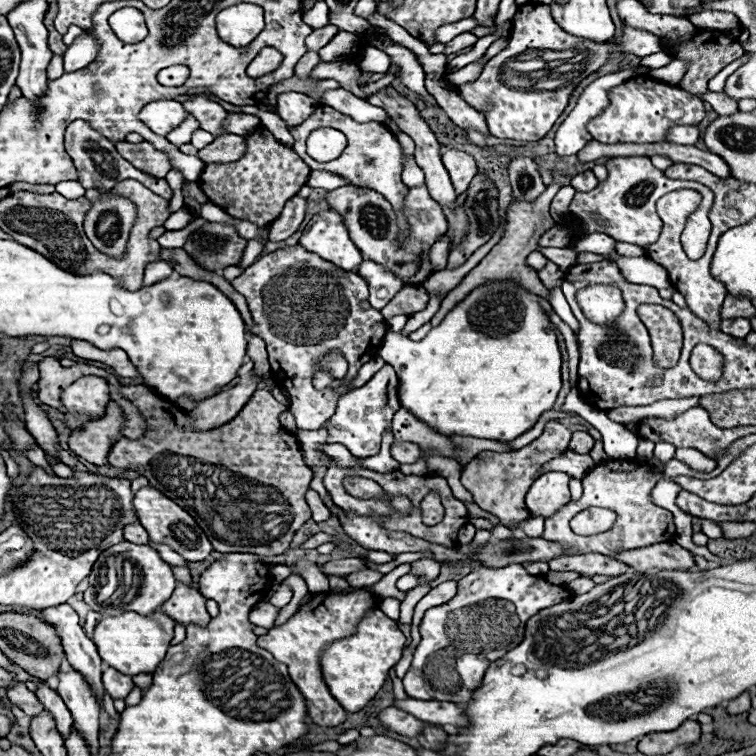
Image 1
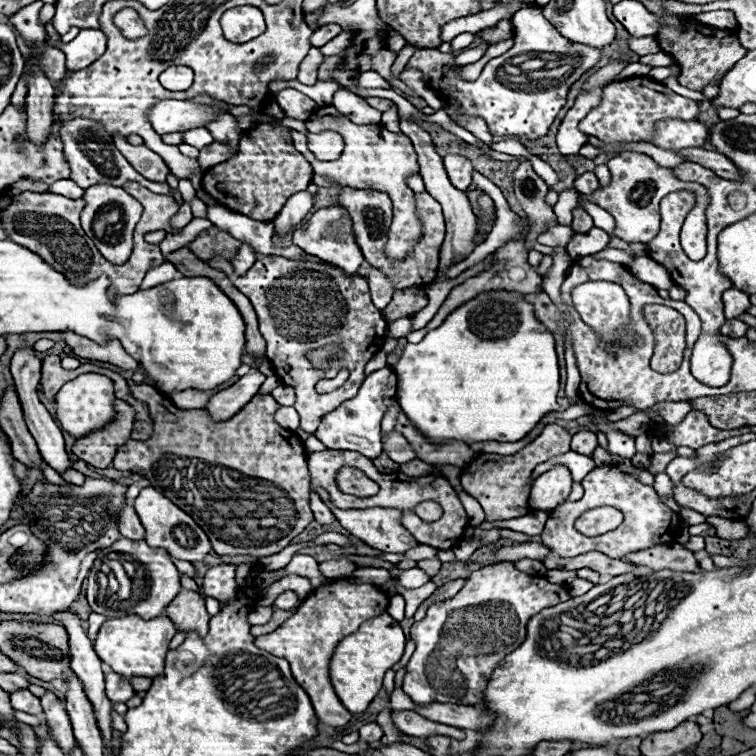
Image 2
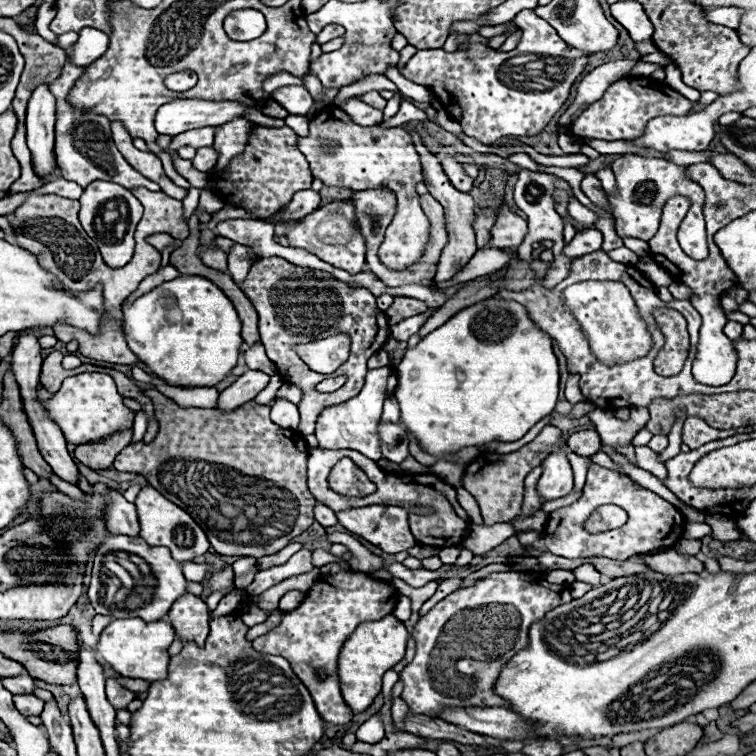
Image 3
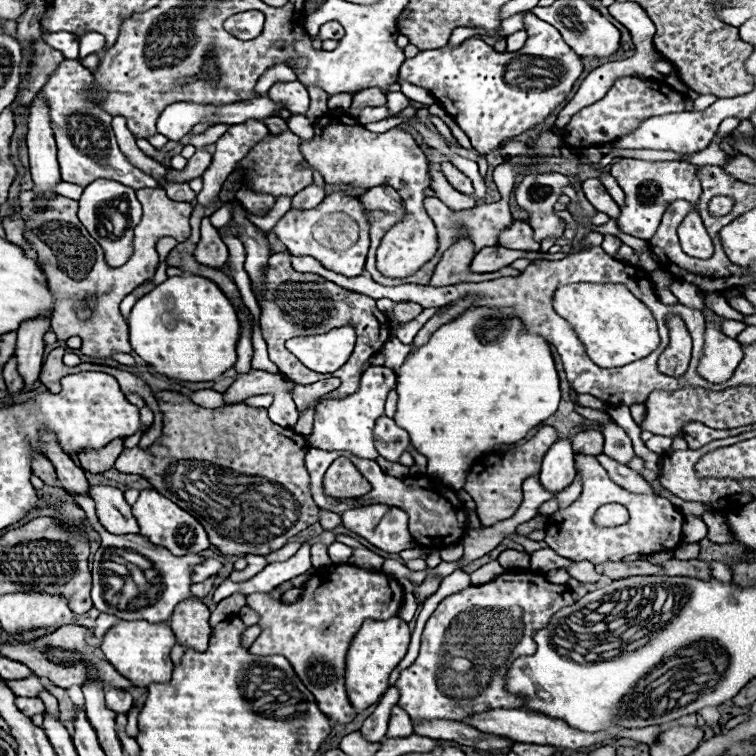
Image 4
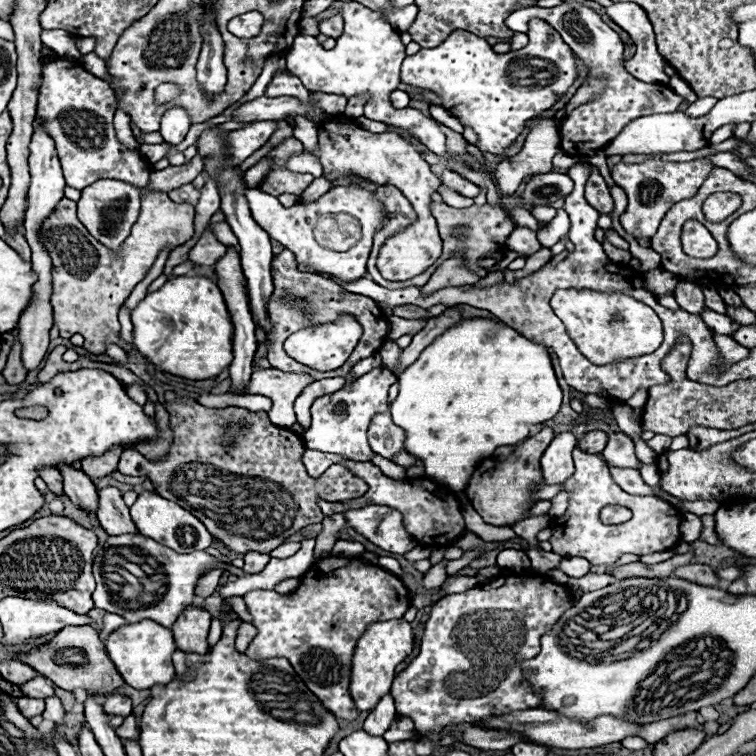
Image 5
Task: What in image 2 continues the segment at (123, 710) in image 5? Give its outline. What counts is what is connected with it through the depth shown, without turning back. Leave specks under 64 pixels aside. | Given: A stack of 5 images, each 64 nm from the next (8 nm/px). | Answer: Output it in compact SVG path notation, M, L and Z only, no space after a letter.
M108 672L104 676L104 682L106 682L106 694L112 702L126 702L134 696L134 688L130 686L130 680L126 676Z

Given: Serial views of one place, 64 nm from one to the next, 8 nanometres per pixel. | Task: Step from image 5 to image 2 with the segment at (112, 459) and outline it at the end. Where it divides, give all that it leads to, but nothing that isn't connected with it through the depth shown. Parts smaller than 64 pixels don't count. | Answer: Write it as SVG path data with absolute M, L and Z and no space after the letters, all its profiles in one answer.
M116 400L114 410L116 410L116 416L112 418L112 422L108 422L100 430L94 430L74 440L72 452L86 464L92 464L96 468L110 466L112 456L116 454L116 448L130 438L134 410L122 400Z

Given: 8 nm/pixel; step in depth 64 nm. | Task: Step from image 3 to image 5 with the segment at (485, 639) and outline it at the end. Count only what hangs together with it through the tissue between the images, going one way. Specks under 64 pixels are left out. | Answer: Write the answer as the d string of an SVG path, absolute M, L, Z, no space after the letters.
M496 576L486 584L478 584L460 594L440 598L424 626L420 654L402 670L392 682L392 694L396 698L396 710L402 716L414 720L420 736L438 742L440 728L448 724L480 722L496 712L516 712L540 706L540 696L522 680L518 670L520 660L528 660L540 652L540 636L552 628L552 624L572 608L574 600L566 586L554 584L544 576Z

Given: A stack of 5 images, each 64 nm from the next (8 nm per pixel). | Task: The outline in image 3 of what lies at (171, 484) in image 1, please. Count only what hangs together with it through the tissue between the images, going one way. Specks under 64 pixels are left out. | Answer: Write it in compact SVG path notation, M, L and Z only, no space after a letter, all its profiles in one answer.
M154 388L142 392L154 404L154 416L160 424L158 436L150 442L128 444L114 460L118 472L142 474L152 488L184 508L208 534L212 548L222 556L270 556L282 550L294 536L300 536L314 522L314 498L306 486L306 458L308 446L302 434L280 428L270 420L272 404L256 404L254 400L236 408L230 414L212 408L180 408L174 400L166 398Z

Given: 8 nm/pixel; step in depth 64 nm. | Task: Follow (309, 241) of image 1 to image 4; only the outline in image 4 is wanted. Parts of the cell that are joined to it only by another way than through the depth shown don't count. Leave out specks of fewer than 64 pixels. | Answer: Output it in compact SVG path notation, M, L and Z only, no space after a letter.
M334 192L326 196L322 204L318 204L312 210L288 210L286 216L280 218L272 230L292 254L314 256L326 268L332 268L334 272L340 272L344 276L360 276L364 272L364 262L368 252L368 236L360 236L360 230L364 228L362 220L366 220L366 216L362 212L360 200L354 196L346 196L344 192Z

